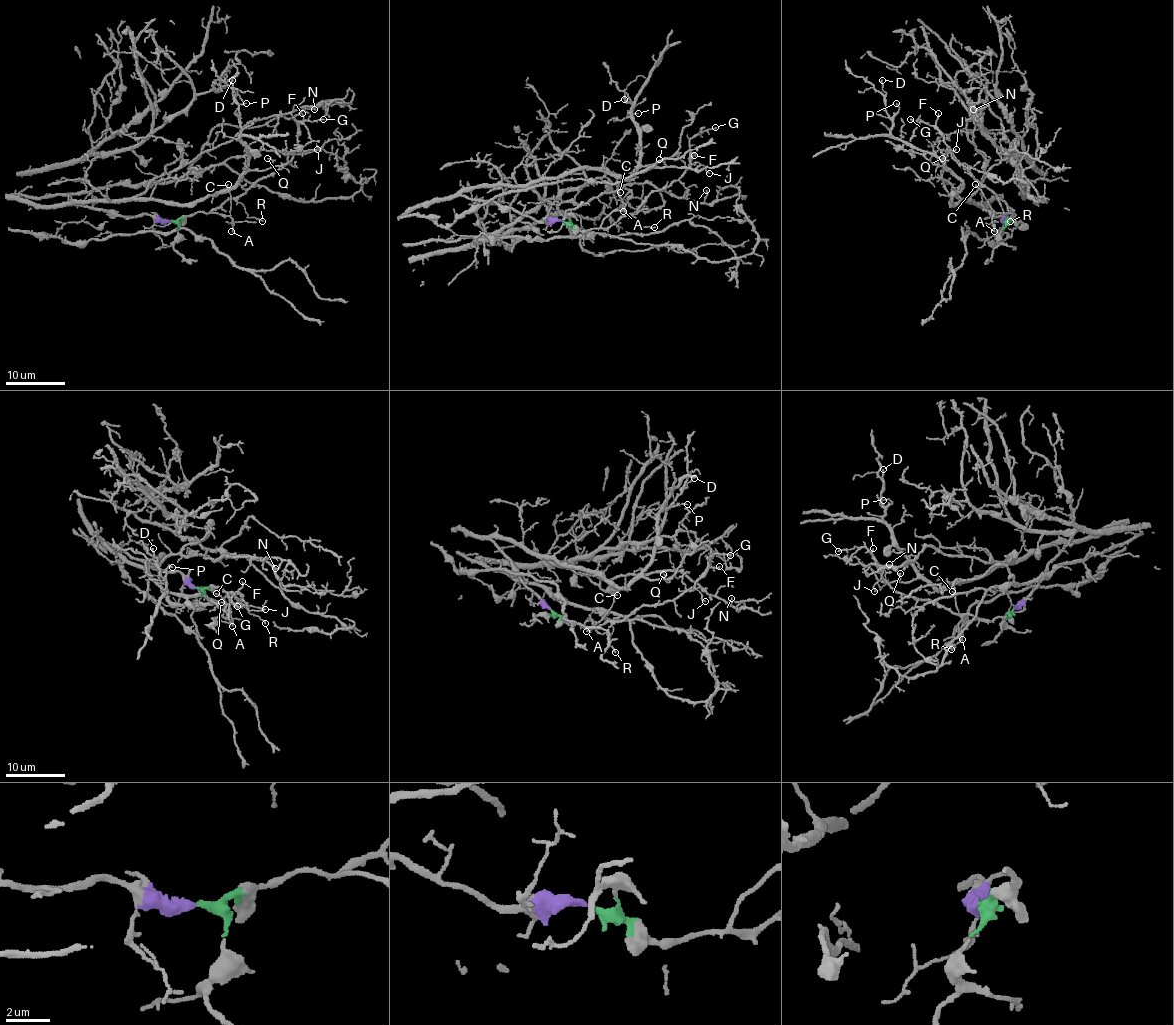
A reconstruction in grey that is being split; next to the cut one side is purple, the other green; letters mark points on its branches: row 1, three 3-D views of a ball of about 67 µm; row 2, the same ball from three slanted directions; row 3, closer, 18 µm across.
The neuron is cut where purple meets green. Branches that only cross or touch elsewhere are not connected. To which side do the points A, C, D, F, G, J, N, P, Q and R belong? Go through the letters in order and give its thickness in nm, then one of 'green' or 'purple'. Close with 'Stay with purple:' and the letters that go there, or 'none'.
A: calibre 160 nm; green
C: calibre 120 nm; green
D: calibre 140 nm; purple
F: calibre 130 nm; green
G: calibre 130 nm; green
J: calibre 130 nm; green
N: calibre 120 nm; purple
P: calibre 140 nm; purple
Q: calibre 80 nm; purple
R: calibre 140 nm; green
Stay with purple: D, N, P, Q

